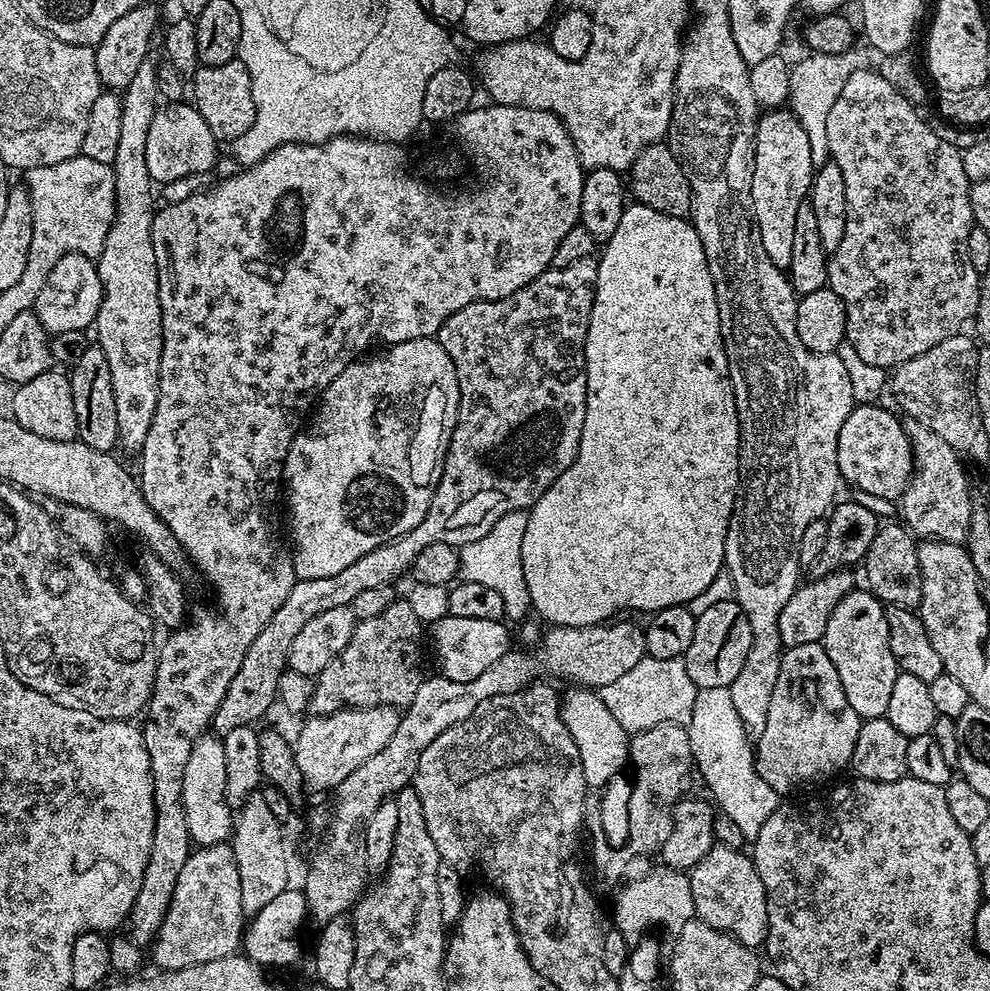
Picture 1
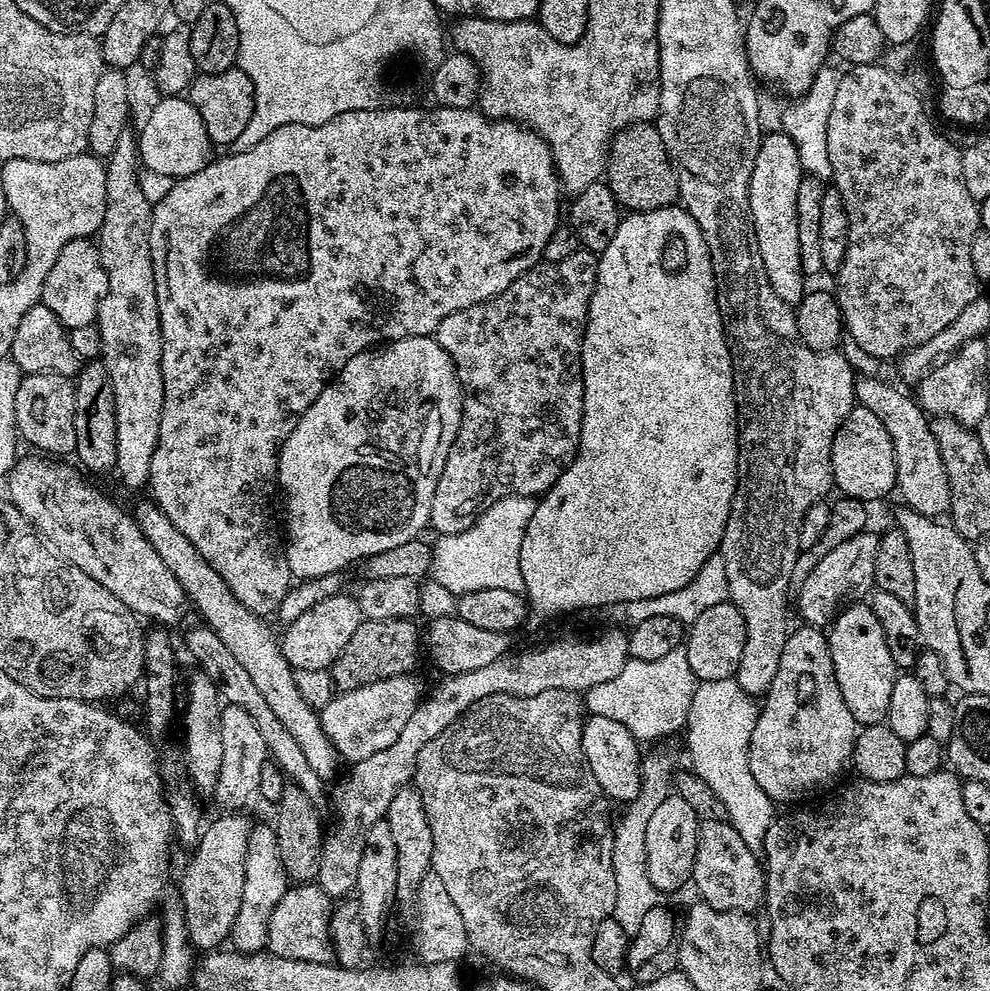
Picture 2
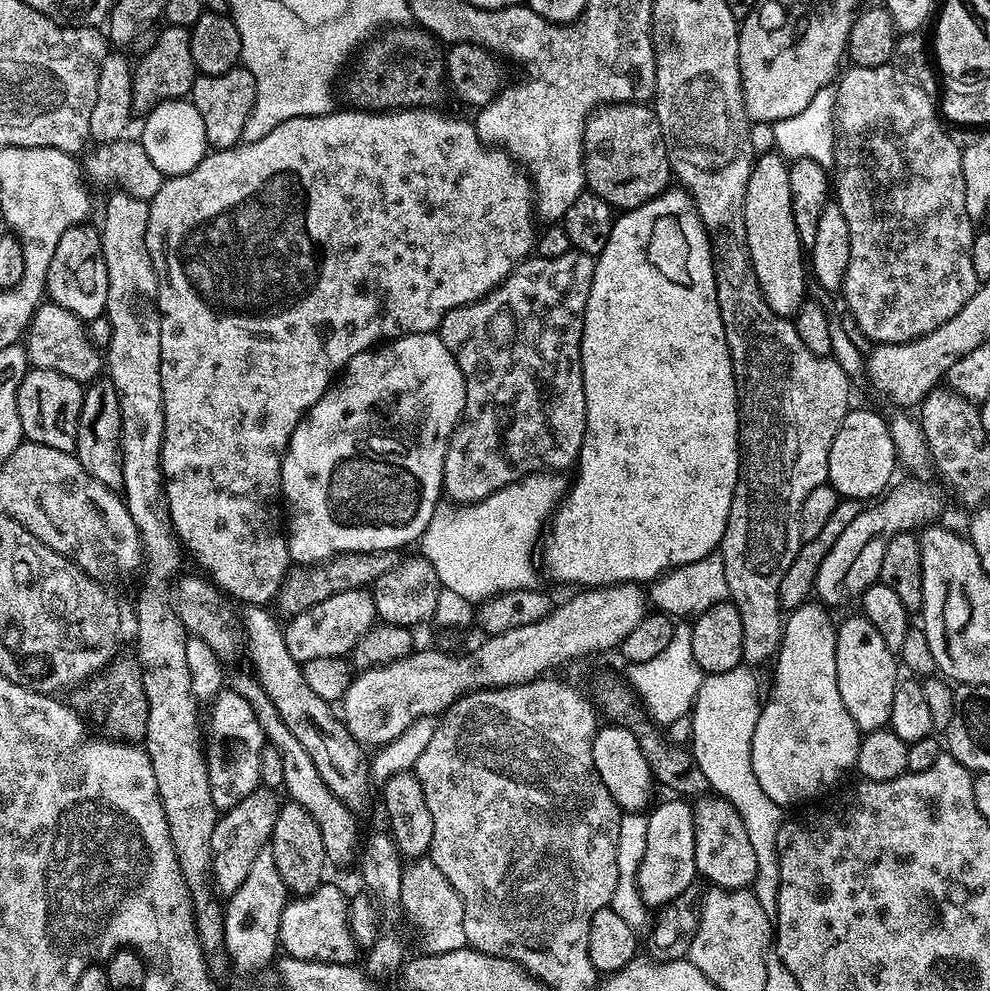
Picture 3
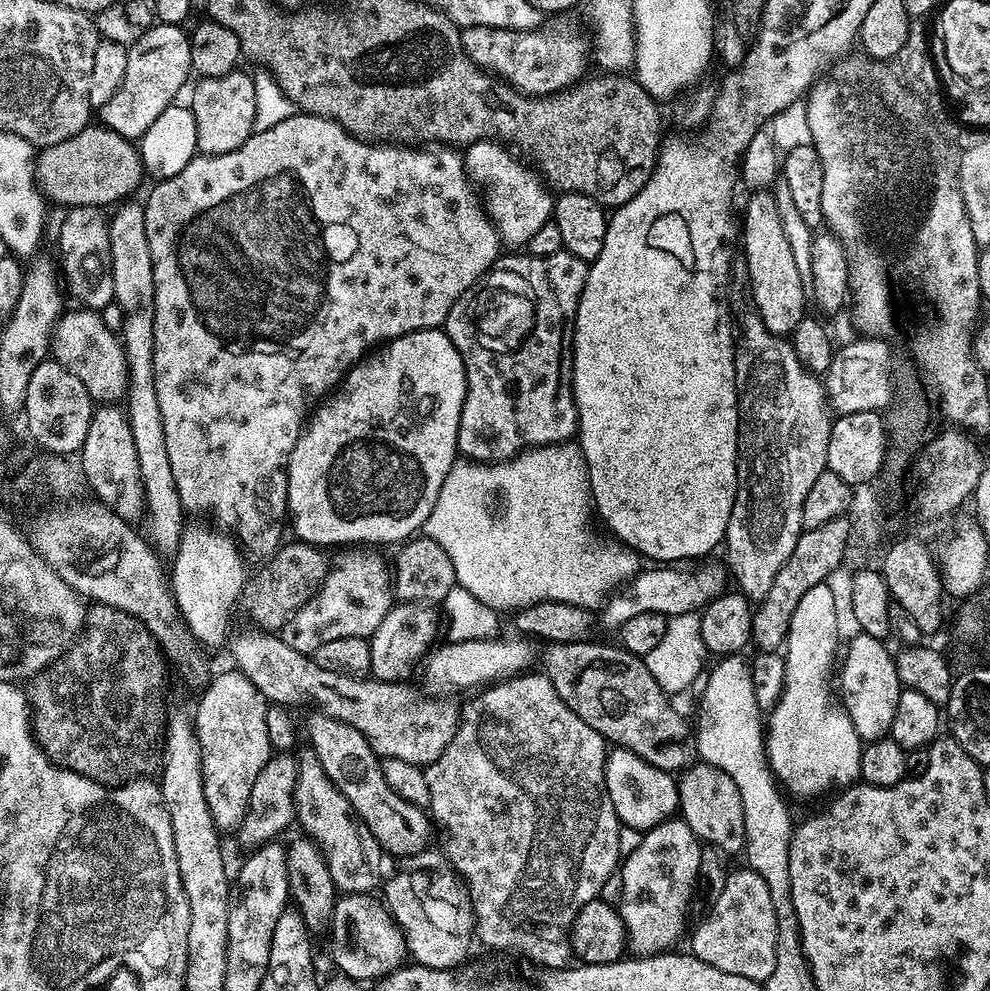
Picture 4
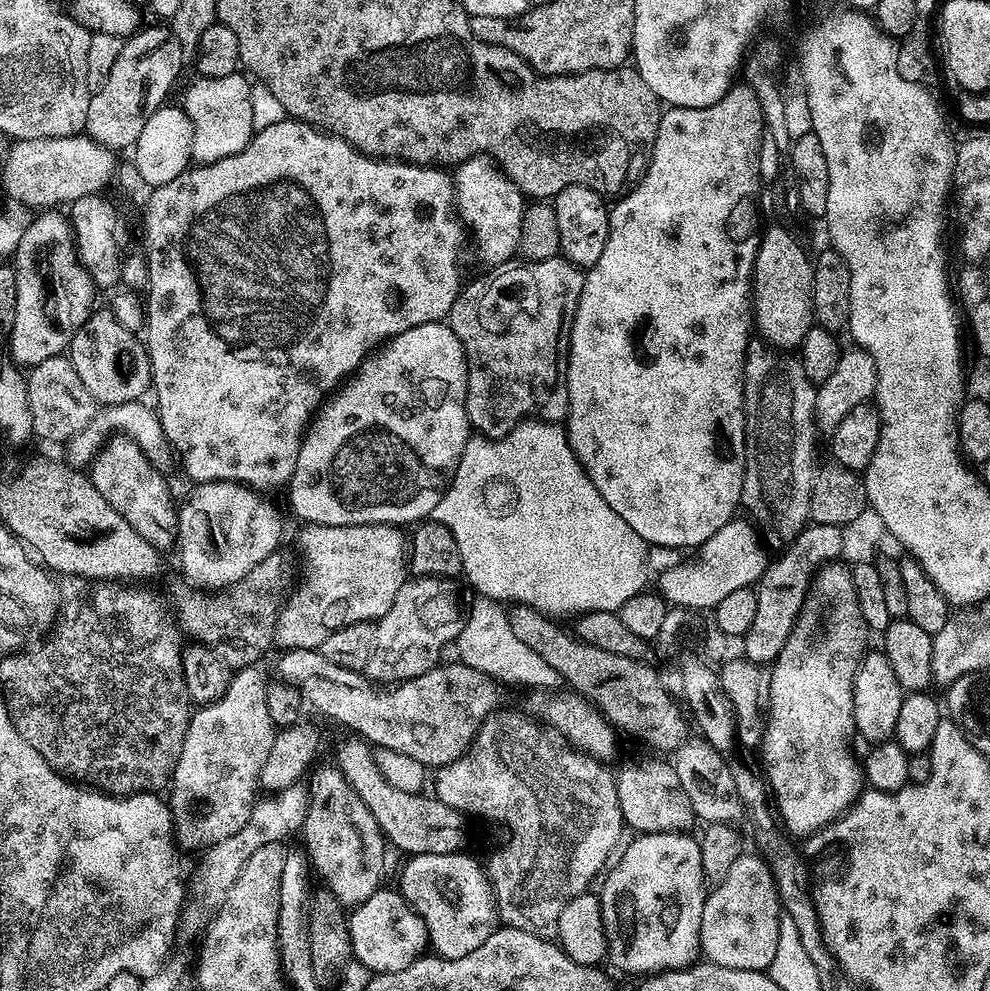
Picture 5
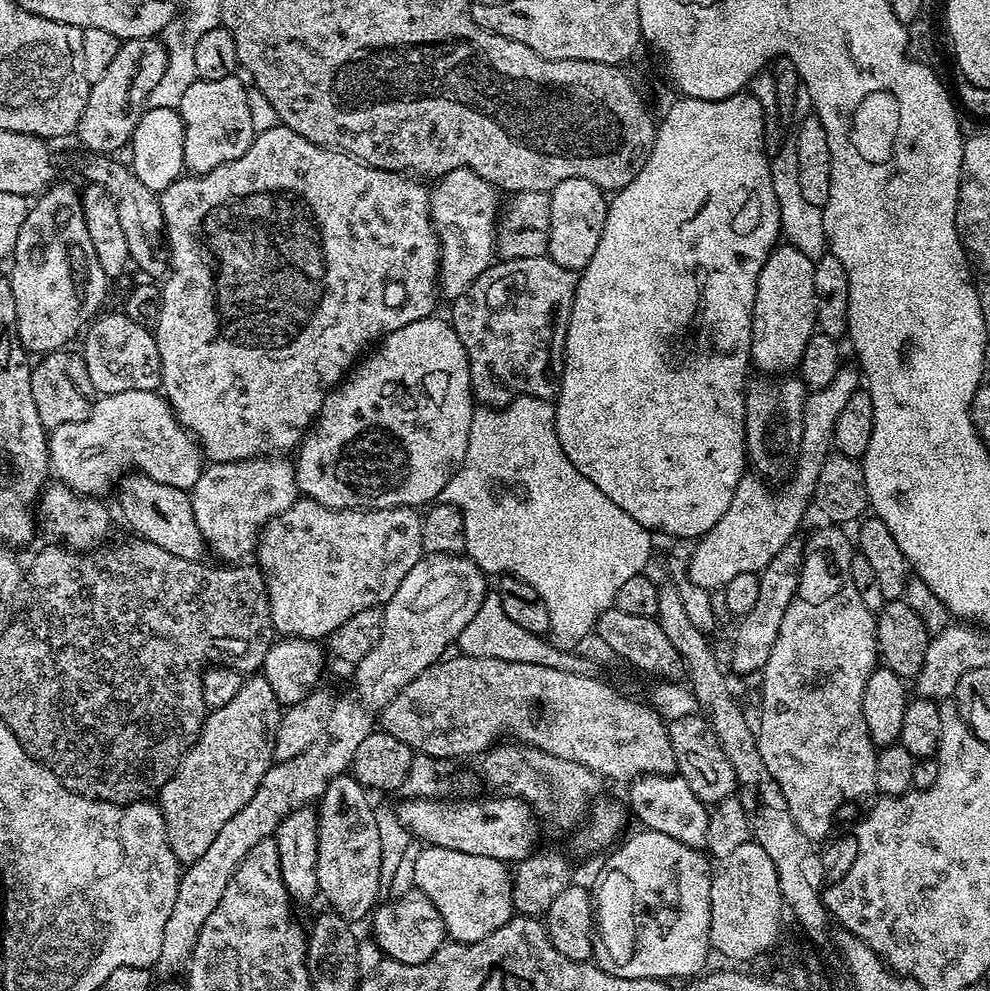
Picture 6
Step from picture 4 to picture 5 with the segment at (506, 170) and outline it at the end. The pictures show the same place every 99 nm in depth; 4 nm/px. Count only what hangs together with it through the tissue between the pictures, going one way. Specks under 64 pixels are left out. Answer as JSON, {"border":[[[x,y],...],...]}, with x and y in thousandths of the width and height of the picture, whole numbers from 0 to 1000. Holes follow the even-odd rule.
{"border":[[[486,155],[469,161],[460,171],[461,210],[468,225],[481,236],[489,258],[501,266],[512,266],[525,254],[531,199],[524,188],[496,157]]]}

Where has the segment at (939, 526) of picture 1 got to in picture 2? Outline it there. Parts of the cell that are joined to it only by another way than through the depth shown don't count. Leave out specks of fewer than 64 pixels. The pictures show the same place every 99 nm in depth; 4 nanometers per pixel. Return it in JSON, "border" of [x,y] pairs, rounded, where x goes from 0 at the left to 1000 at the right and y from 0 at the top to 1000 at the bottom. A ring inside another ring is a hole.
{"border":[[[869,379],[865,382],[864,387],[864,400],[866,407],[877,414],[881,418],[886,419],[888,424],[891,425],[891,430],[895,430],[895,438],[899,438],[899,446],[903,450],[903,470],[905,471],[905,492],[907,493],[907,497],[909,496],[909,501],[914,510],[918,513],[922,513],[924,517],[927,519],[931,519],[932,521],[939,521],[942,523],[953,522],[960,514],[960,486],[956,482],[956,470],[952,470],[952,457],[947,454],[947,442],[943,442],[943,434],[941,433],[941,424],[939,423],[936,416],[932,416],[929,412],[929,409],[925,407],[924,403],[917,397],[917,399],[913,398],[911,395],[897,388],[893,387],[889,384],[888,380],[885,379]]]}

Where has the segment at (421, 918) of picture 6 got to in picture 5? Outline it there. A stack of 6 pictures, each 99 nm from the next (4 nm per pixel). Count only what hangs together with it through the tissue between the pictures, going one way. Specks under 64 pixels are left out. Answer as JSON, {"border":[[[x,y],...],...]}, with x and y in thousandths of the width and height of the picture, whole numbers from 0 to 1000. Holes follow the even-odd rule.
{"border":[[[386,894],[370,910],[359,913],[352,924],[352,954],[356,957],[359,972],[373,977],[373,982],[401,981],[410,979],[417,971],[429,964],[432,952],[432,935],[416,917],[416,913],[403,899]]]}

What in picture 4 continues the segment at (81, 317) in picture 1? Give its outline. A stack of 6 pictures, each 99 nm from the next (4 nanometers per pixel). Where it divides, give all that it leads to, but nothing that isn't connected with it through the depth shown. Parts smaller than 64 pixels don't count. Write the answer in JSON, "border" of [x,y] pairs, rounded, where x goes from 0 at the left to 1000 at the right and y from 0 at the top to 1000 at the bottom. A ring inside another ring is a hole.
{"border":[[[79,208],[66,213],[61,226],[61,266],[63,287],[78,303],[78,308],[89,313],[102,313],[114,306],[113,302],[113,261],[111,260],[110,219],[105,210]]]}

